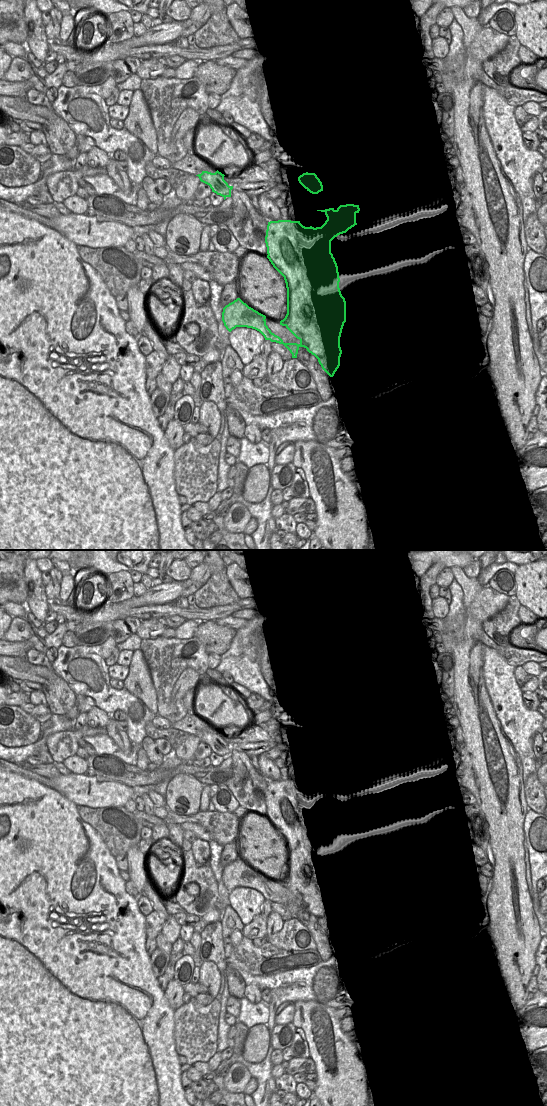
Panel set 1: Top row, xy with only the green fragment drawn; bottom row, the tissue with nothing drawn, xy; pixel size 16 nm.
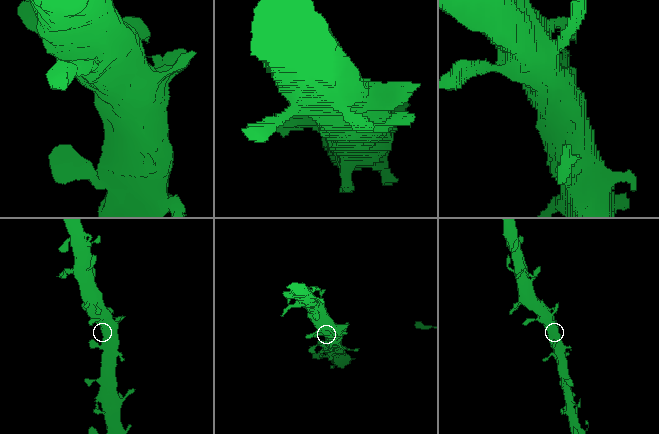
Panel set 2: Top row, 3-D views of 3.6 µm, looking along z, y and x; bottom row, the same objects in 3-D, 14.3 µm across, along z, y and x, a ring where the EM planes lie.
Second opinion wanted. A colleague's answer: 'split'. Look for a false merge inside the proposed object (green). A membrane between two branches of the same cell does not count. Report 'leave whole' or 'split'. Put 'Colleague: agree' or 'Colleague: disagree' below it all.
leave whole
Colleague: disagree

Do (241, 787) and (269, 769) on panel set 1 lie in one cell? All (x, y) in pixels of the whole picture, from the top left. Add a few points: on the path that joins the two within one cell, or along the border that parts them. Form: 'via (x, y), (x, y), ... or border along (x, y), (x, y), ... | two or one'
border along (258, 771), (267, 784) | two

